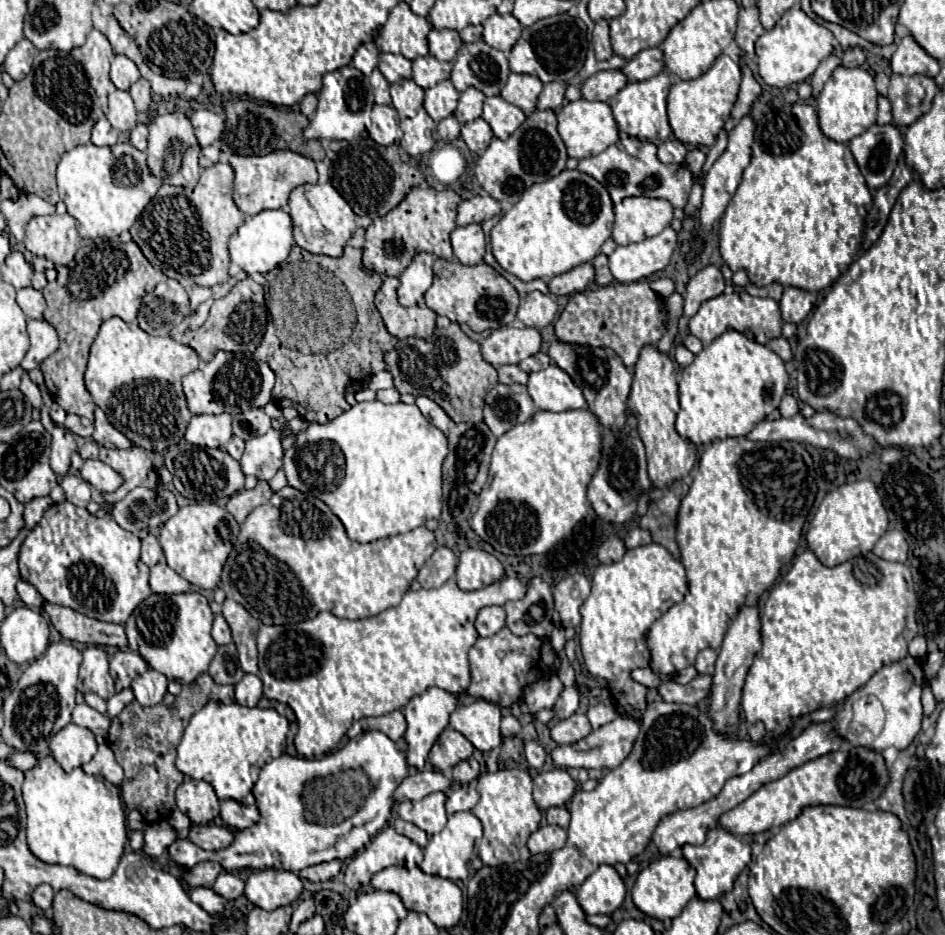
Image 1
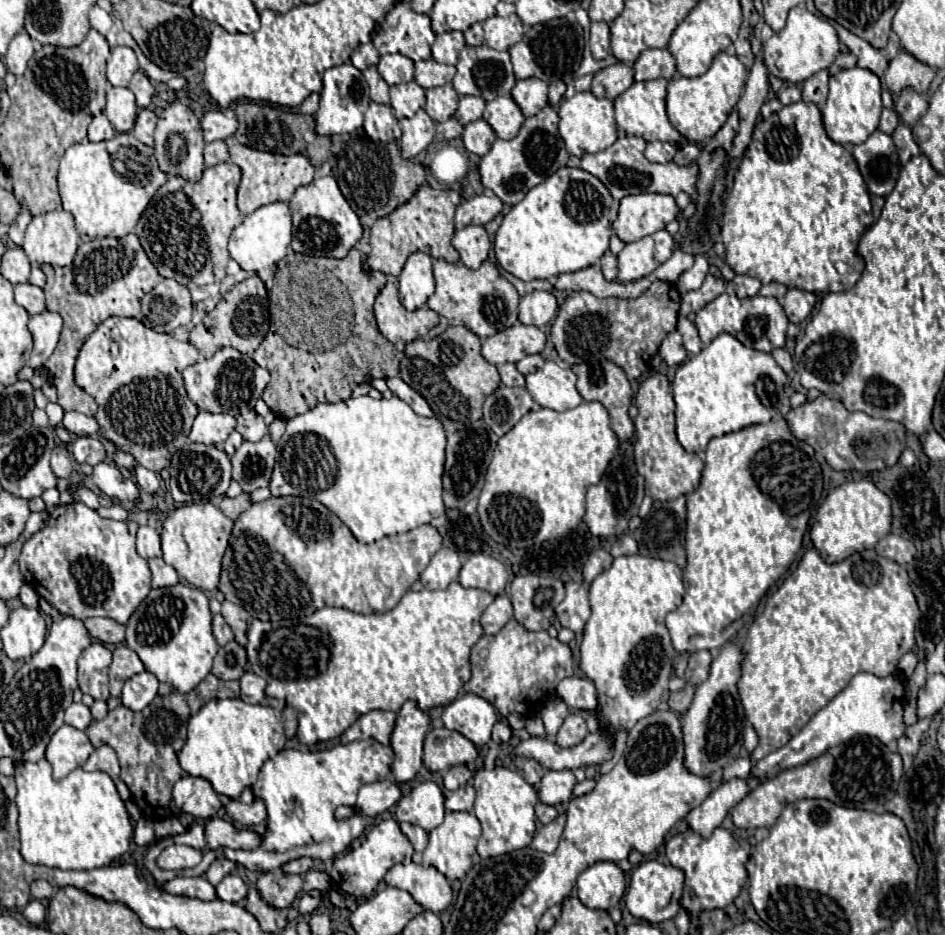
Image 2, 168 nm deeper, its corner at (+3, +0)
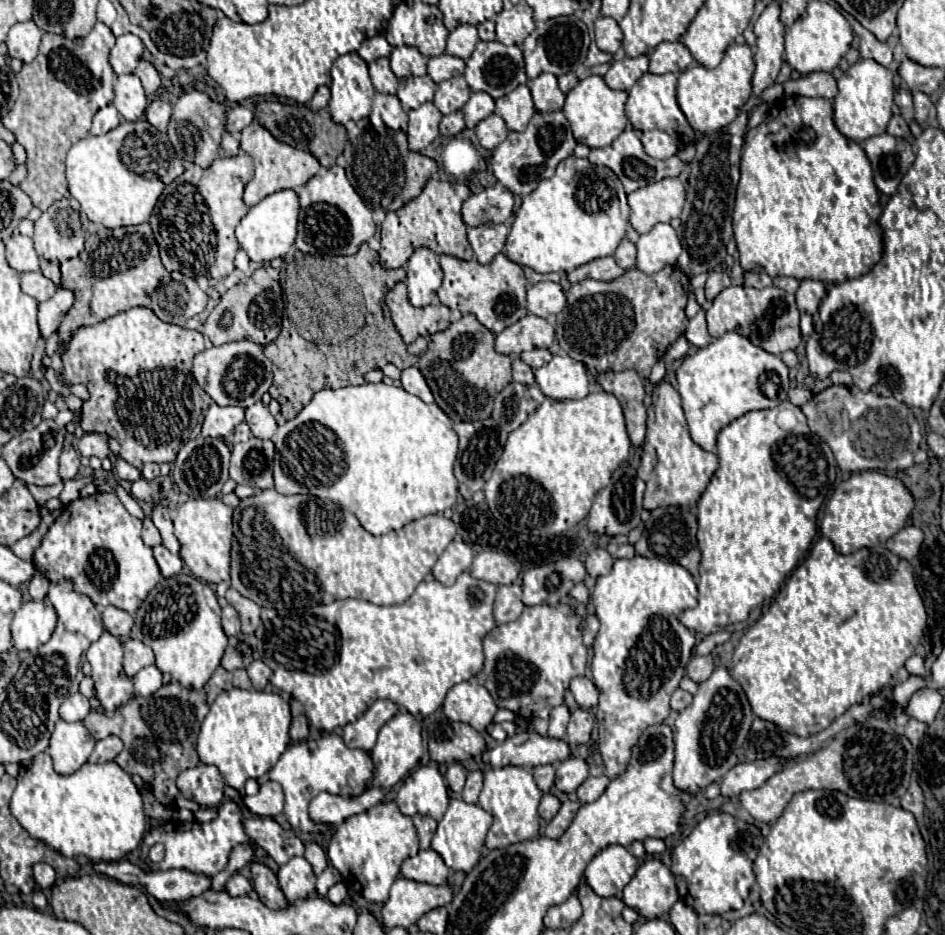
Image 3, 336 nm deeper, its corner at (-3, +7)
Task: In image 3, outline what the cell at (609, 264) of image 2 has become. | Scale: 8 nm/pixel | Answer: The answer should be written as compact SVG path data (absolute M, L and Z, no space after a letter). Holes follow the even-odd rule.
M623 239L615 251L615 261L623 269L633 269L635 267L635 245L629 239Z

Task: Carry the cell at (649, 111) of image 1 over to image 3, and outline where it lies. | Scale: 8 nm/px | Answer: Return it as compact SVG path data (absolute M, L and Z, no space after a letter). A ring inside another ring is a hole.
M645 73L629 91L625 113L635 129L639 131L661 129L661 131L667 131L671 137L677 137L683 145L689 145L689 143L695 143L695 131L691 129L689 121L685 119L683 111L677 105L675 85L677 85L677 77L673 73L665 73L665 75Z

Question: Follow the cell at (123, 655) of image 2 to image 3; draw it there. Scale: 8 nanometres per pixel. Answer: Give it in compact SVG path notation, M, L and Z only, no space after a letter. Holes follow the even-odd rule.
M129 639L129 641L125 641L125 643L123 643L123 649L125 649L123 667L125 667L125 673L127 673L129 677L133 677L139 669L143 669L143 667L155 663L155 655L153 655L151 647L147 647L145 643L141 643L139 639Z

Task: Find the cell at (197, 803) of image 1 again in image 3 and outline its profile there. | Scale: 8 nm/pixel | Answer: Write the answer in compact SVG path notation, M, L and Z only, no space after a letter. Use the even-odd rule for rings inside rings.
M199 763L177 777L179 791L201 807L217 807L223 799L223 777L215 765Z

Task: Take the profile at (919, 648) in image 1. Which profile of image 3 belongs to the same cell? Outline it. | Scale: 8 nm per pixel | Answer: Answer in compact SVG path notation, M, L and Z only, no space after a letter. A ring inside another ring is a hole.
M913 655L907 659L905 663L905 669L911 673L911 675L925 675L925 667L923 667L923 659L919 655Z

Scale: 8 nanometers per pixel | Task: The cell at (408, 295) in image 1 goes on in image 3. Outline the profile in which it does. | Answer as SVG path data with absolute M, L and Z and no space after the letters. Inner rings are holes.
M417 249L409 259L407 269L407 289L413 307L427 307L441 287L443 269L439 265L439 255L431 249Z

